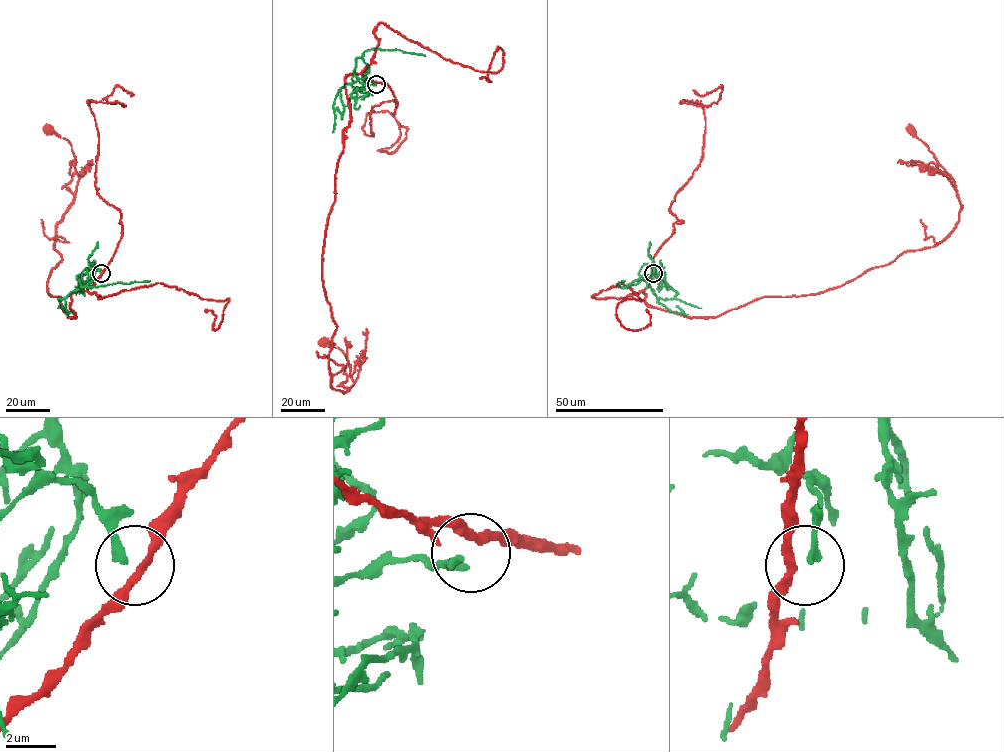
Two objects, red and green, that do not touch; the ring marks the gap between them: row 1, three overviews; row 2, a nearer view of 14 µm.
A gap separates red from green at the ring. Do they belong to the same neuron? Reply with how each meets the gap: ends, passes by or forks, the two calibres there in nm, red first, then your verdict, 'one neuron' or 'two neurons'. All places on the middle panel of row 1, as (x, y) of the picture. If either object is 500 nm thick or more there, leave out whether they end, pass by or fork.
red passes by | green ends | 280/320 nm | two neurons

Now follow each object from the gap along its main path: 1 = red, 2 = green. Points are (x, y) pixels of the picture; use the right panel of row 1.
1: (652, 274), (646, 303), (717, 317), (841, 286), (937, 245), (960, 201), (911, 130)
2: (653, 273), (654, 266), (656, 275), (626, 286), (640, 277), (642, 266), (652, 261), (648, 253), (650, 242)

